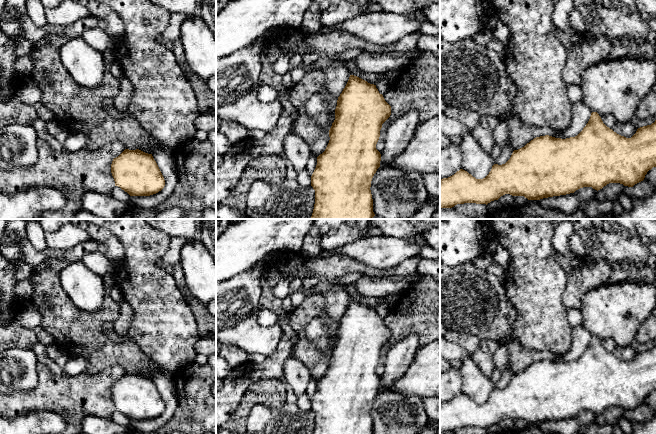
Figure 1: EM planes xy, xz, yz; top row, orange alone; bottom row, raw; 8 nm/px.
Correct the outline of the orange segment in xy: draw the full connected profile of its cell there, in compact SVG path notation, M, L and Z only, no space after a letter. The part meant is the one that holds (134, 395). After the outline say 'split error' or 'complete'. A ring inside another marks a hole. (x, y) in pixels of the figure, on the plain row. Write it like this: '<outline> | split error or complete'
M125 373L111 388L115 410L130 420L150 420L165 410L164 401L152 378Z | complete

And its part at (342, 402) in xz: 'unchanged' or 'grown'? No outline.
unchanged

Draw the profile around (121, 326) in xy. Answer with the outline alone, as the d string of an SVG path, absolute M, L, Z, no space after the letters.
M122 299L119 302L119 306L120 306L120 315L117 318L117 320L113 323L114 330L120 336L126 336L133 321L134 312L132 310L132 307L125 299Z

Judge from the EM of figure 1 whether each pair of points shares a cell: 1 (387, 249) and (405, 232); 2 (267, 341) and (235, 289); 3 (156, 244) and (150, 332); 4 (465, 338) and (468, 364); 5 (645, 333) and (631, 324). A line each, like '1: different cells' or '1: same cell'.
1: different cells
2: same cell
3: same cell
4: different cells
5: different cells

